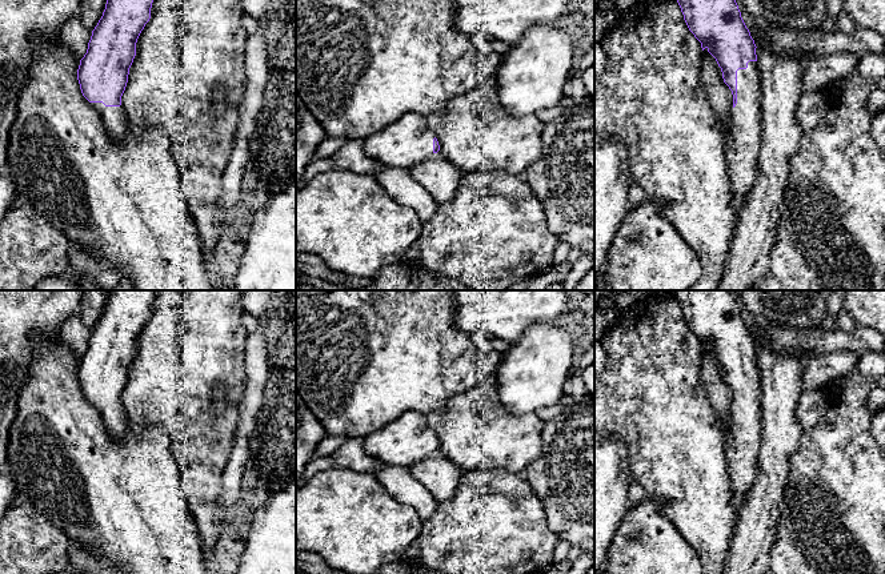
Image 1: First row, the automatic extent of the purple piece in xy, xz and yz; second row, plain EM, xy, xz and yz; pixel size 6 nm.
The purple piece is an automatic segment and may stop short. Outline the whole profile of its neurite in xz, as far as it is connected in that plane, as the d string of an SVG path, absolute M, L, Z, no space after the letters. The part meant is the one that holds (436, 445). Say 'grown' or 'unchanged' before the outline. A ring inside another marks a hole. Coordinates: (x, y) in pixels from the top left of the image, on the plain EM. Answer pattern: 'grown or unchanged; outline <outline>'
grown; outline M405 412L397 420L363 438L367 454L388 466L411 467L440 449L427 417L417 412Z

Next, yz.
grown; outline M674 290L674 297L677 298L684 318L689 329L701 341L702 349L706 346L708 350L716 357L718 365L722 370L724 381L729 385L733 393L733 408L730 413L729 429L724 433L724 447L726 453L726 461L729 467L729 479L732 483L732 490L736 497L736 522L738 518L738 509L758 473L758 455L761 446L761 376L758 372L756 342L746 326L741 310L736 298L732 296L730 290Z

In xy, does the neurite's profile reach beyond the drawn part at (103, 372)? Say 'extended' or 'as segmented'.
extended

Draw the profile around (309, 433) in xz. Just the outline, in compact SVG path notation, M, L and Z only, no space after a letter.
M296 390L296 487L303 469L315 458L316 447L325 435L325 429Z

